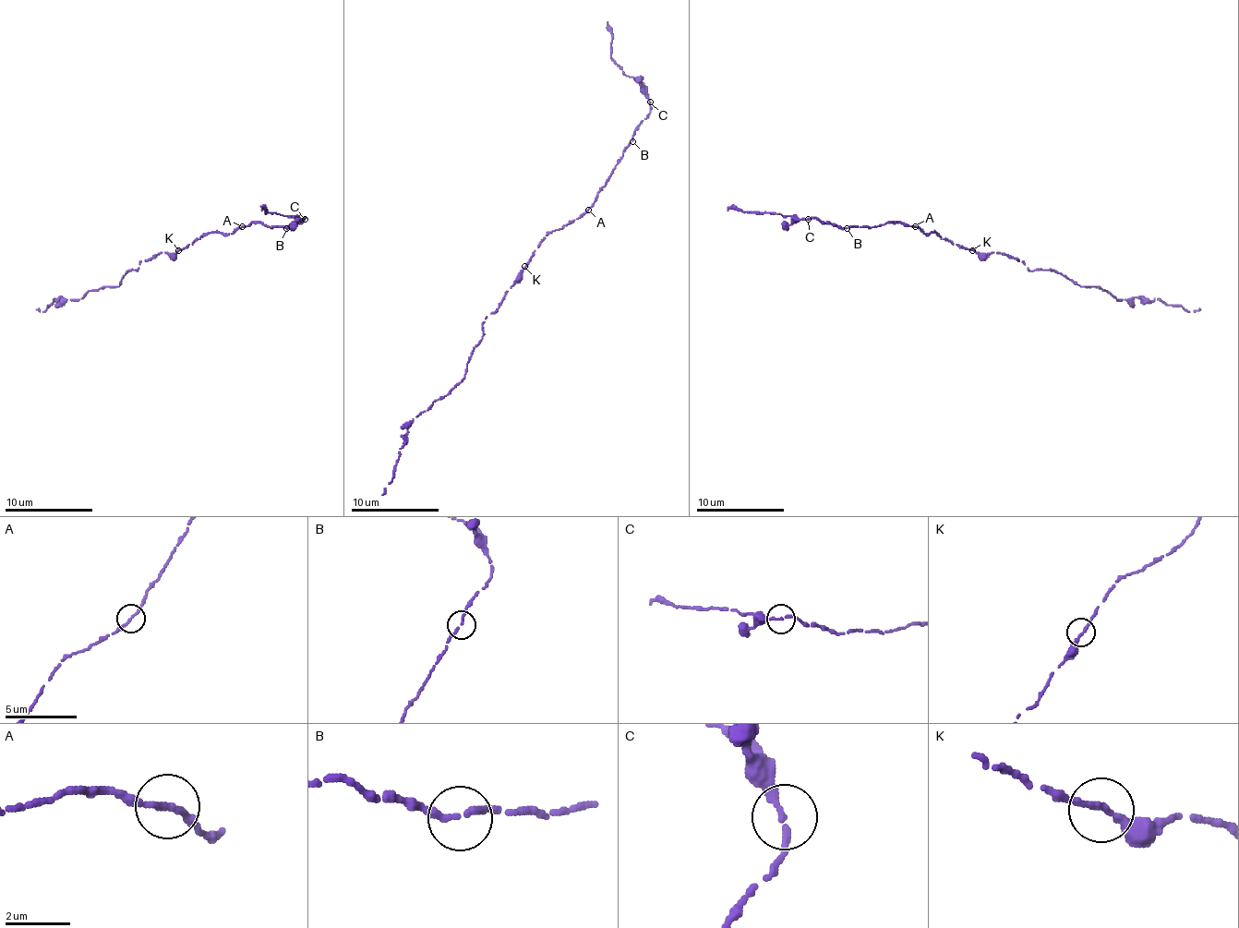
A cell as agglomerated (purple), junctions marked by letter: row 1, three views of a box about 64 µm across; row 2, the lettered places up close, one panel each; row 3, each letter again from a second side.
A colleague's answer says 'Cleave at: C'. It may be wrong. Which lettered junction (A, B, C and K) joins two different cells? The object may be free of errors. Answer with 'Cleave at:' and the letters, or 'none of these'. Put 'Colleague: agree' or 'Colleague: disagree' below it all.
Cleave at: C
Colleague: agree

